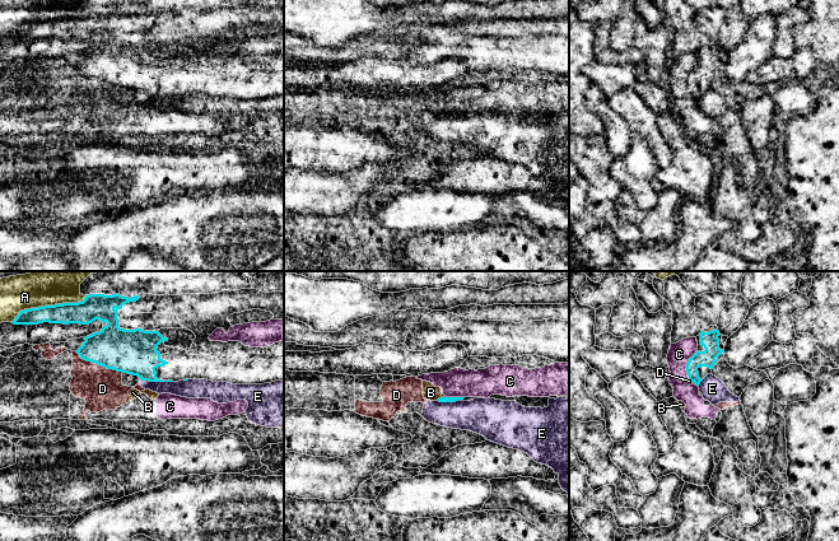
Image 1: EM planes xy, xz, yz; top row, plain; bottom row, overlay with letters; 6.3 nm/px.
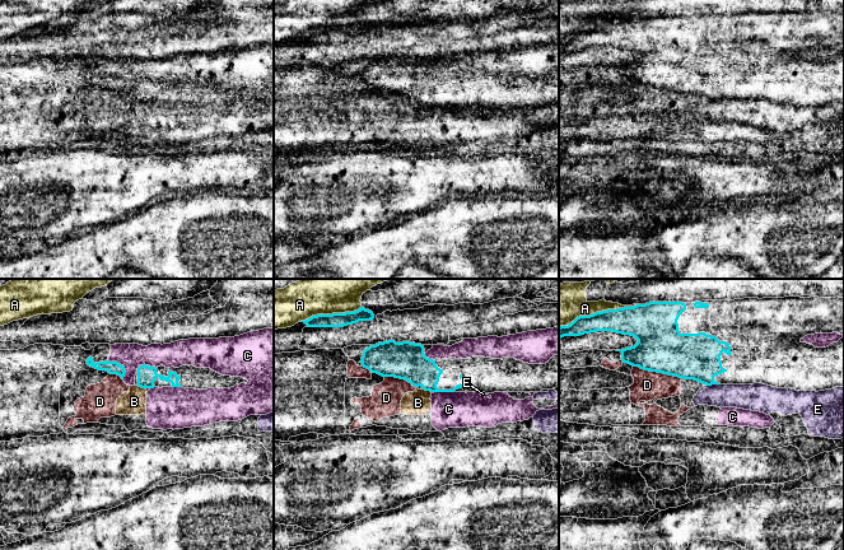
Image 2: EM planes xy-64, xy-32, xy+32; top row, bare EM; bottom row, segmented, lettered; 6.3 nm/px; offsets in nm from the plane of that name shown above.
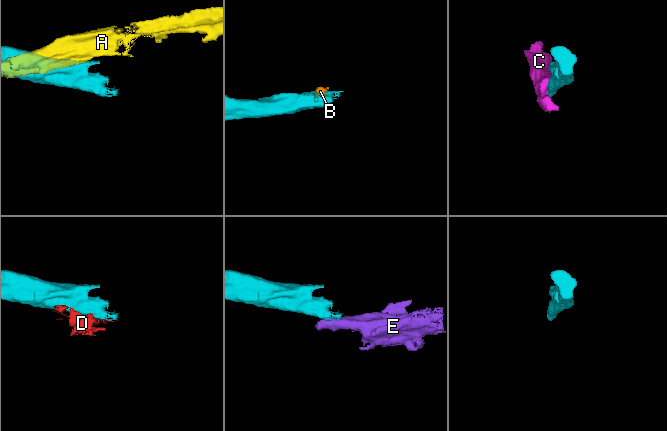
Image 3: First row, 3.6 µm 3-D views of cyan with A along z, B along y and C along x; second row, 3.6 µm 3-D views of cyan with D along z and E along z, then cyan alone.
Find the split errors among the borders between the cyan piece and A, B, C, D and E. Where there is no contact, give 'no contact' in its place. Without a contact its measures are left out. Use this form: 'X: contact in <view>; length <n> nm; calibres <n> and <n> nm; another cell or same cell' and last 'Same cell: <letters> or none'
A: contact in xy; length 500 nm; calibres 150 and 300 nm; another cell
B: contact in xz; length 50 nm; calibres 30 and 100 nm; another cell
C: contact in yz; length 190 nm; calibres 110 and 140 nm; another cell
D: contact in xy; length 340 nm; calibres 280 and 260 nm; another cell
E: contact in xy; length 200 nm; calibres 280 and 130 nm; another cell
Same cell: none

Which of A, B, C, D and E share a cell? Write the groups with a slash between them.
A / B C D / E

